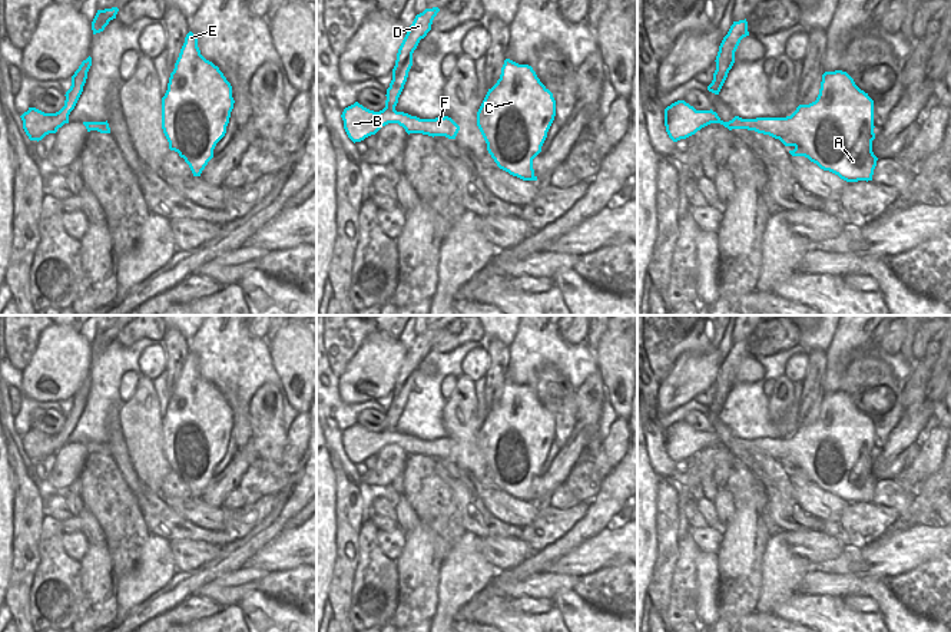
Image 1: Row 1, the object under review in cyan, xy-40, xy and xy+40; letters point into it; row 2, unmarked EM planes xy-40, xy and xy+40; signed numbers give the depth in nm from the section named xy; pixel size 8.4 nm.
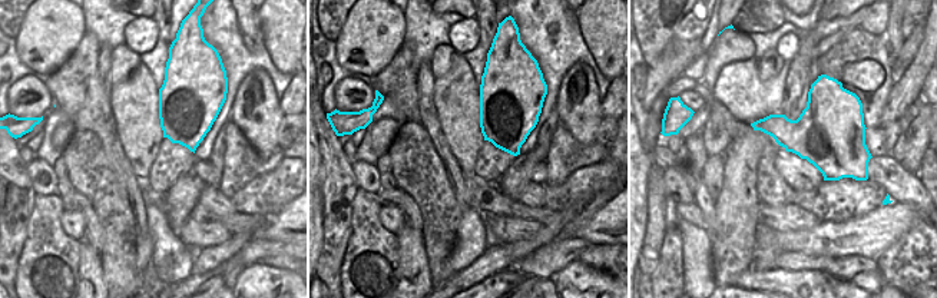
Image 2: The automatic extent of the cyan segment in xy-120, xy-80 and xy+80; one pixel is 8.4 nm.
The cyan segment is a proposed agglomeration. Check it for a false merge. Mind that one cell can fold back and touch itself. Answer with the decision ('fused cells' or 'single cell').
single cell

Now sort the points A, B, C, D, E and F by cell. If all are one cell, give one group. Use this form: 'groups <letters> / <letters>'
groups A B C D E F

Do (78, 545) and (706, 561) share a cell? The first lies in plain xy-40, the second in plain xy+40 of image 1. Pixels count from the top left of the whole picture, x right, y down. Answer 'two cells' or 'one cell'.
two cells

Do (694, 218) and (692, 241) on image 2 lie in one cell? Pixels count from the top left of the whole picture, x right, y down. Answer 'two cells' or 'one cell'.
two cells

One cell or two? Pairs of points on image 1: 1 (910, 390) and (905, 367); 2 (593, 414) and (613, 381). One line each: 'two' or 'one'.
1: two
2: two

